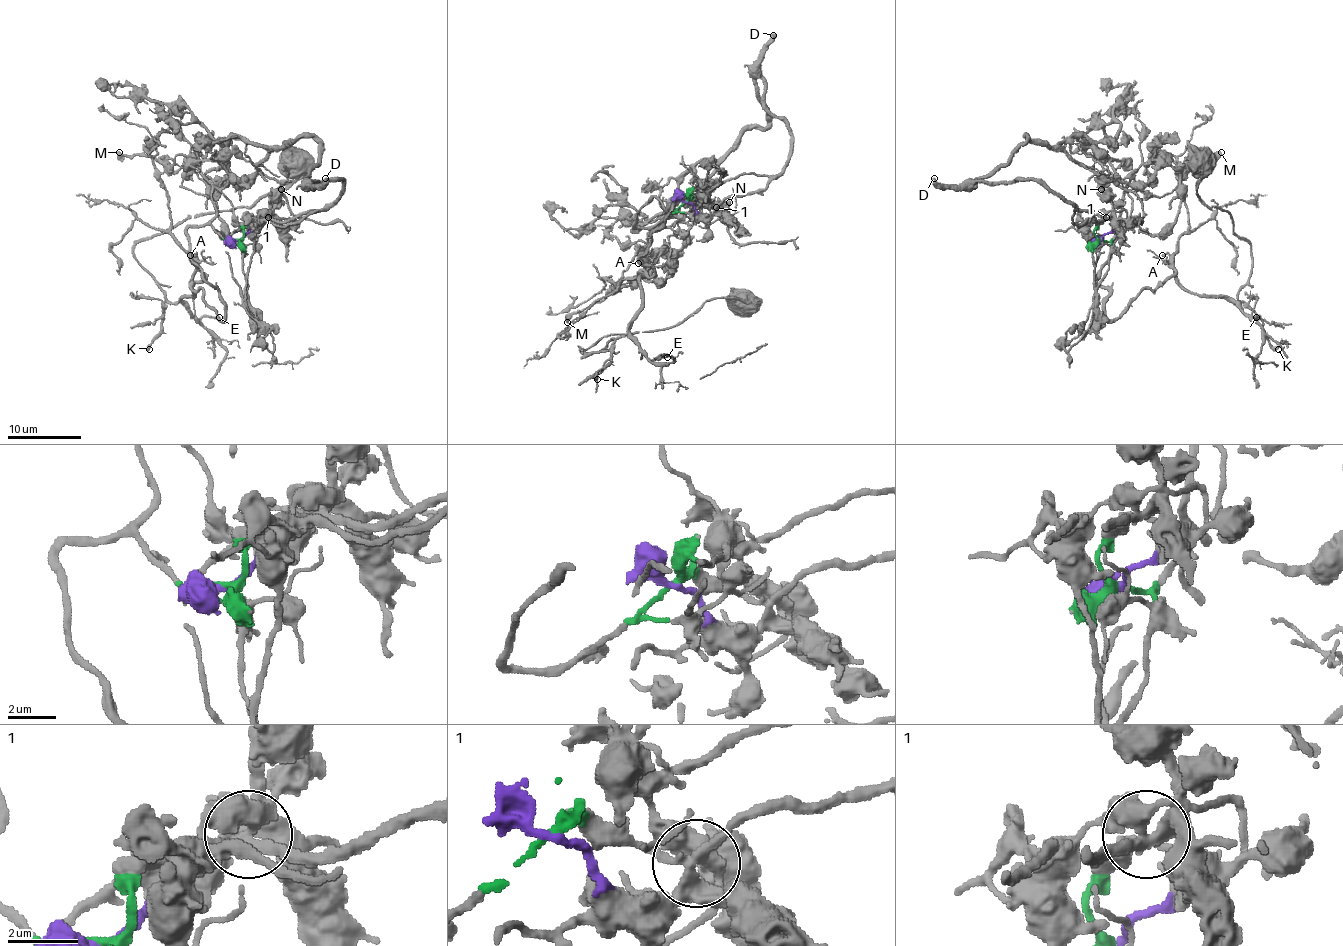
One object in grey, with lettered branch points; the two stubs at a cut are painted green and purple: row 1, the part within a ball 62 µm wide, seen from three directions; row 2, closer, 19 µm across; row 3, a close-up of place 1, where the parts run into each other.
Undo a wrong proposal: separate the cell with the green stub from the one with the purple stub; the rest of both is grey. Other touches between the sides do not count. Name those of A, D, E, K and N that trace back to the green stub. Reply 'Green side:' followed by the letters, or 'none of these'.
Green side: A, E, K

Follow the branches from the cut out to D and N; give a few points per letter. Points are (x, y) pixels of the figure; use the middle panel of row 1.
D: (686, 201), (709, 216), (728, 197), (763, 190), (790, 153), (790, 128), (765, 102), (763, 47), (774, 34)
N: (686, 201), (700, 214), (709, 216), (717, 214), (730, 201)

